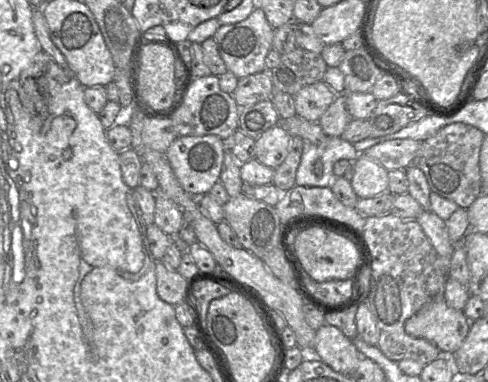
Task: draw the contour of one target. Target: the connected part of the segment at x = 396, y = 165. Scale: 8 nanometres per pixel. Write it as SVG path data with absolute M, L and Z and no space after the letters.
M394 139L394 140L385 141L385 142L376 144L368 148L363 153L359 153L359 154L365 154L369 158L374 159L388 171L395 170L395 169L405 170L408 166L412 164L412 160L414 159L419 147L420 147L420 141L418 140Z

